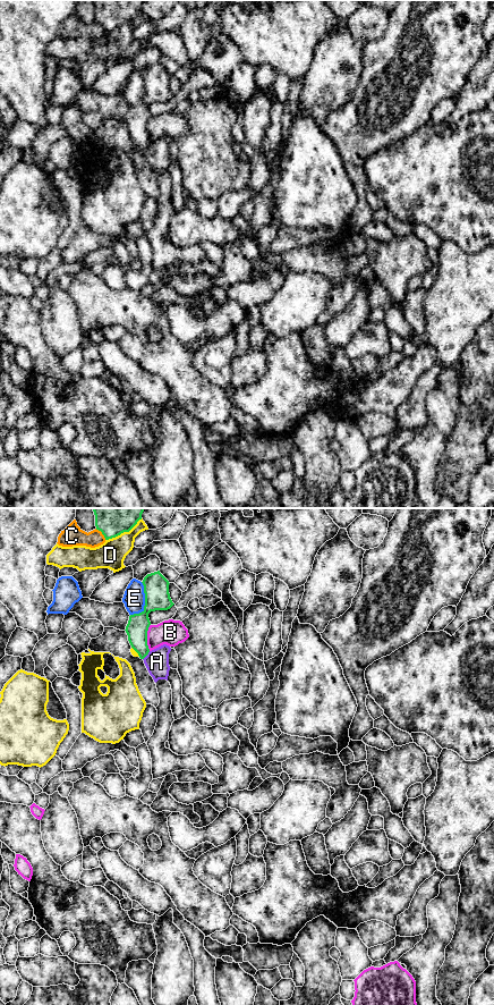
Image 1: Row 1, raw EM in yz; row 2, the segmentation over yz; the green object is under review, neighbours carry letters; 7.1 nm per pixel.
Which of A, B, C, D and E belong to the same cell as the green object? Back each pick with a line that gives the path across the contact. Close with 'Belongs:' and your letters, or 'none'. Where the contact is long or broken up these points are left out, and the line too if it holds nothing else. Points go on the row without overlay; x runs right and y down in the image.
Belongs: none

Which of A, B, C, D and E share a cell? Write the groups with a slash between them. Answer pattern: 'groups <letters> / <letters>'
groups A / B / C / D / E

